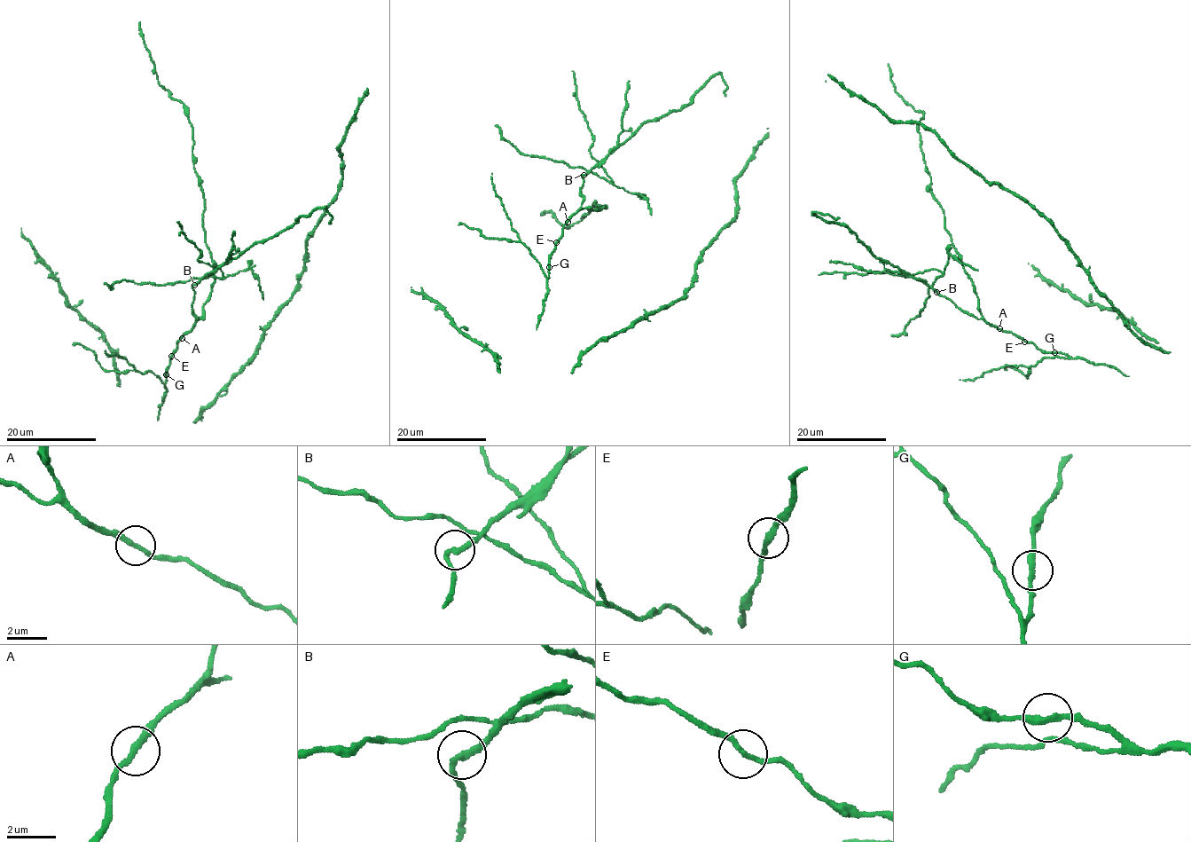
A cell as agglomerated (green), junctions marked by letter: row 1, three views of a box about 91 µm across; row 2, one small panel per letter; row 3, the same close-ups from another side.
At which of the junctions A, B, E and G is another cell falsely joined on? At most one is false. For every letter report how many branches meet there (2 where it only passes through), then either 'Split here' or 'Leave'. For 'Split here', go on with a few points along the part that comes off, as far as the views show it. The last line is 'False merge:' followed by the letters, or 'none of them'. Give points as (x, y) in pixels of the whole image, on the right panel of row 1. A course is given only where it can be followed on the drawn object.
A: Branches: 2. Leave
B: Branches: 2. Split here. Course of the part to remove: (936, 293), (922, 281), (877, 258), (844, 225), (823, 221), (812, 213), (840, 218)
E: Branches: 2. Leave
G: Branches: 2. Leave
False merge: B

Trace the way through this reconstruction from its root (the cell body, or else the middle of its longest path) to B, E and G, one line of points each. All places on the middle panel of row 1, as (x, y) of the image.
B: (537, 323), (547, 294), (549, 255), (556, 248), (567, 221), (581, 206), (583, 174)
E: (537, 323), (547, 294), (549, 255), (554, 248), (556, 241)
G: (537, 323), (547, 294), (549, 268)

